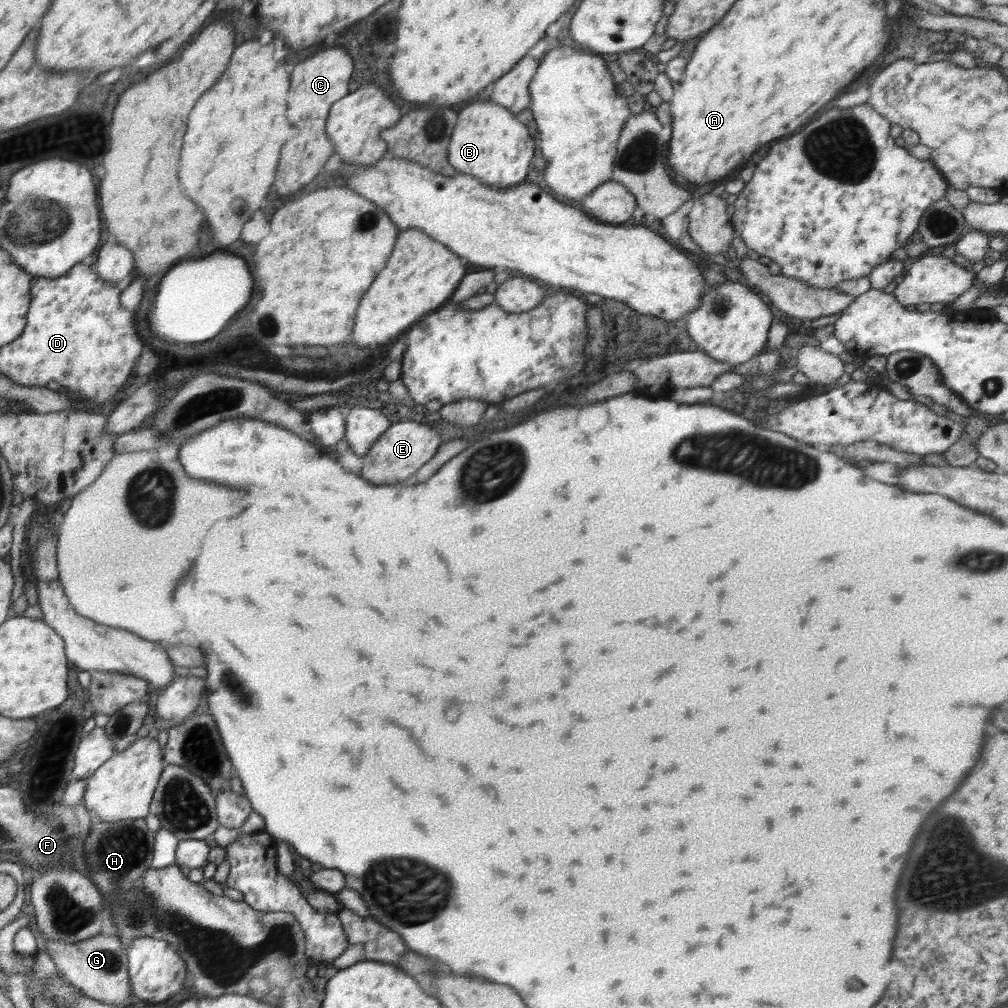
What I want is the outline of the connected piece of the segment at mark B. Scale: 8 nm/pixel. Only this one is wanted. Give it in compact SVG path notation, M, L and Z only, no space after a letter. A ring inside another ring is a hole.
M476 101L470 103L457 114L457 122L454 127L449 142L449 163L455 168L456 172L469 174L479 178L483 183L496 187L497 189L505 189L513 187L519 182L524 181L530 170L530 159L534 156L534 139L530 137L528 129L521 124L516 114L510 112L508 108L496 104L494 101Z

